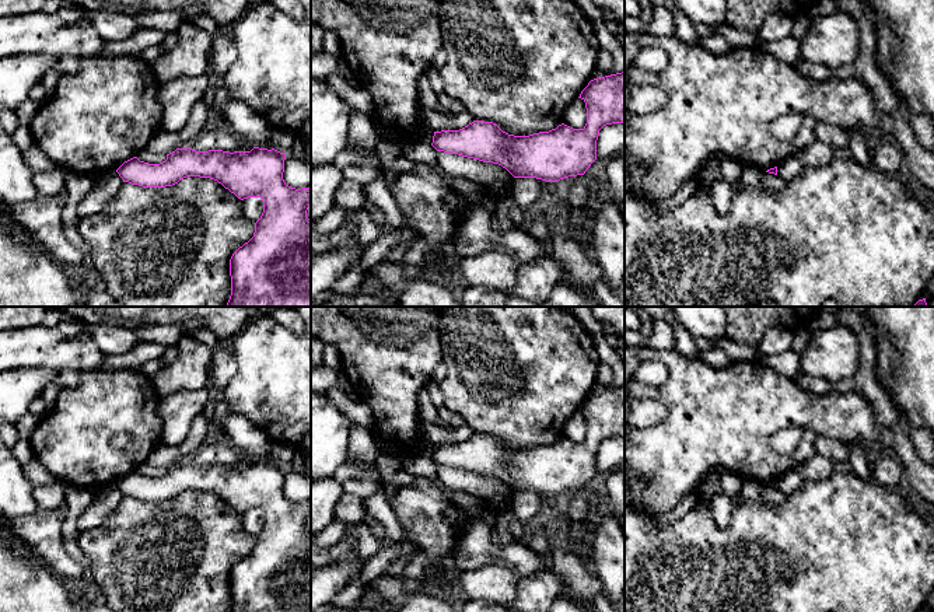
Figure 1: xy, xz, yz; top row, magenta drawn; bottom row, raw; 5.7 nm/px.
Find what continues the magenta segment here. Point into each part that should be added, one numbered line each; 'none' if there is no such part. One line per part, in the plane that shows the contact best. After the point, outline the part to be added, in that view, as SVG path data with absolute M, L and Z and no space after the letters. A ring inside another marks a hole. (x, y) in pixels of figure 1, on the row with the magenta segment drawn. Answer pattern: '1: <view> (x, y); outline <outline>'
none

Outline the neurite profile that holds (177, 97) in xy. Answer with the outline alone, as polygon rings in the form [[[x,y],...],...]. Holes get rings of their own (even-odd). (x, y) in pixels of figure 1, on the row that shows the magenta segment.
[[[211,73],[160,84],[157,98],[164,109],[161,127],[168,132],[181,130],[189,120],[193,105],[206,98],[213,88]]]

